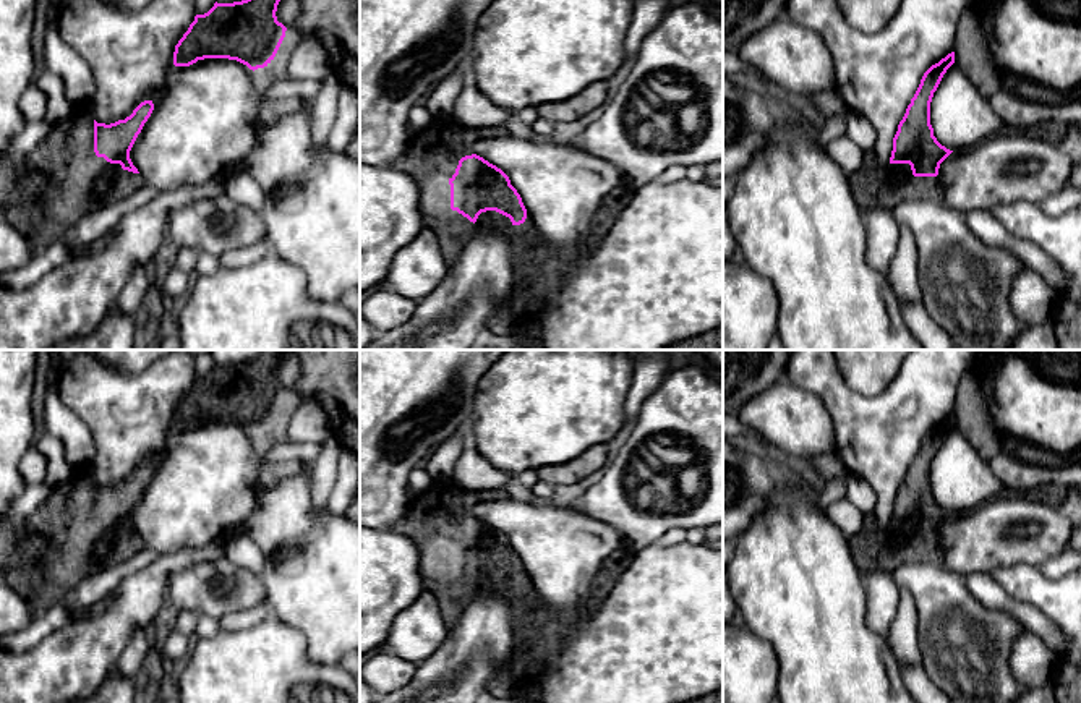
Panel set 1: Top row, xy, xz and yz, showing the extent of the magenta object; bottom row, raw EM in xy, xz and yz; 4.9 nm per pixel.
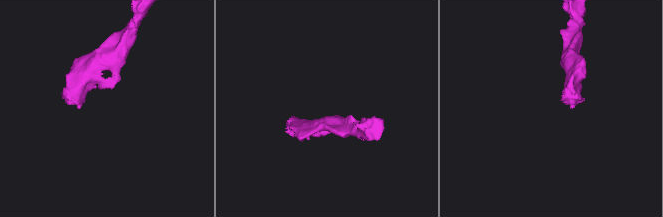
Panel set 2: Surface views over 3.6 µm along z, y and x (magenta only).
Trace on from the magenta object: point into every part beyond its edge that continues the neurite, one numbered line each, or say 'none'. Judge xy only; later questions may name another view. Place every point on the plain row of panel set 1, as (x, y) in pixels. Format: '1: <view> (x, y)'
1: xy (78, 545)

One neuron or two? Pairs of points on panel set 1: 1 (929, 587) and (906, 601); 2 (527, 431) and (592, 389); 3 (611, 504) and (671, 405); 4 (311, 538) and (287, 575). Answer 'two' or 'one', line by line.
1: two
2: one
3: one
4: one

